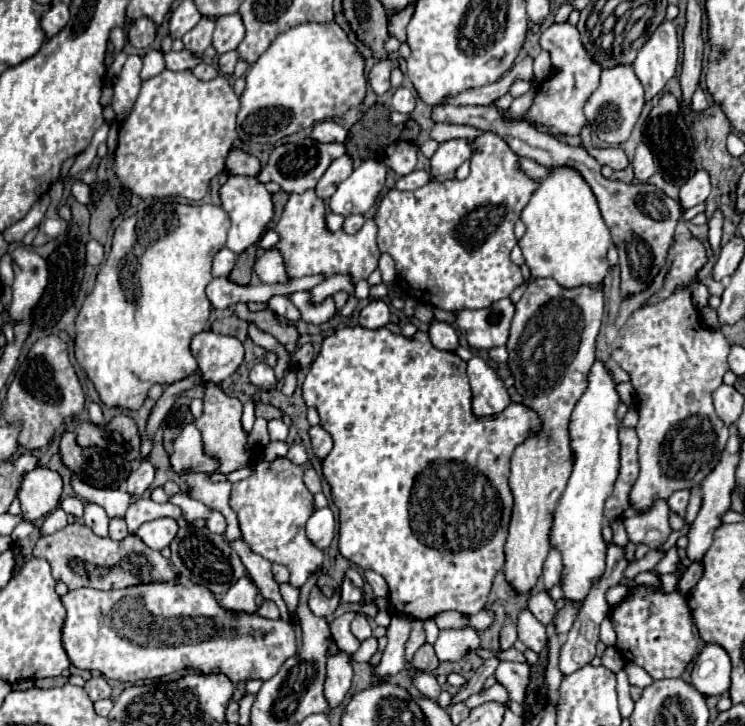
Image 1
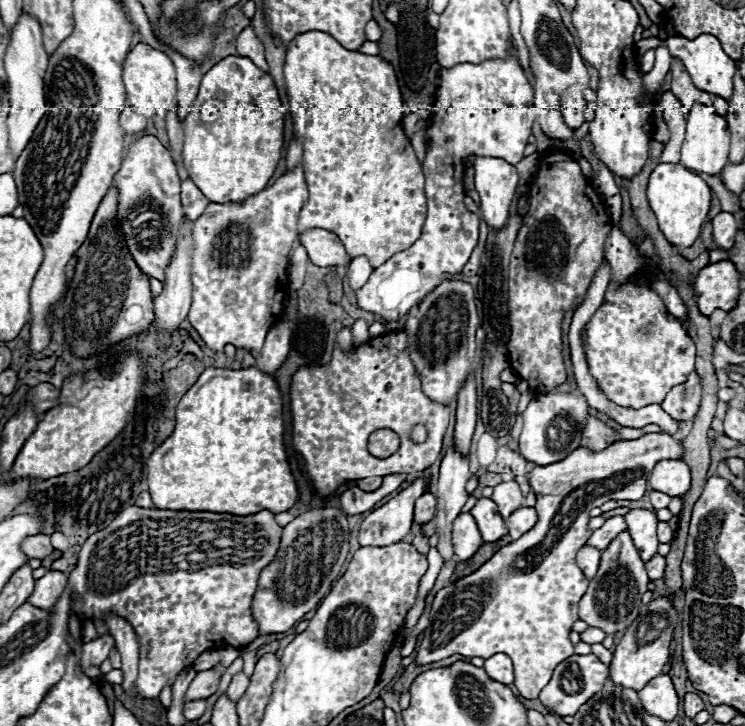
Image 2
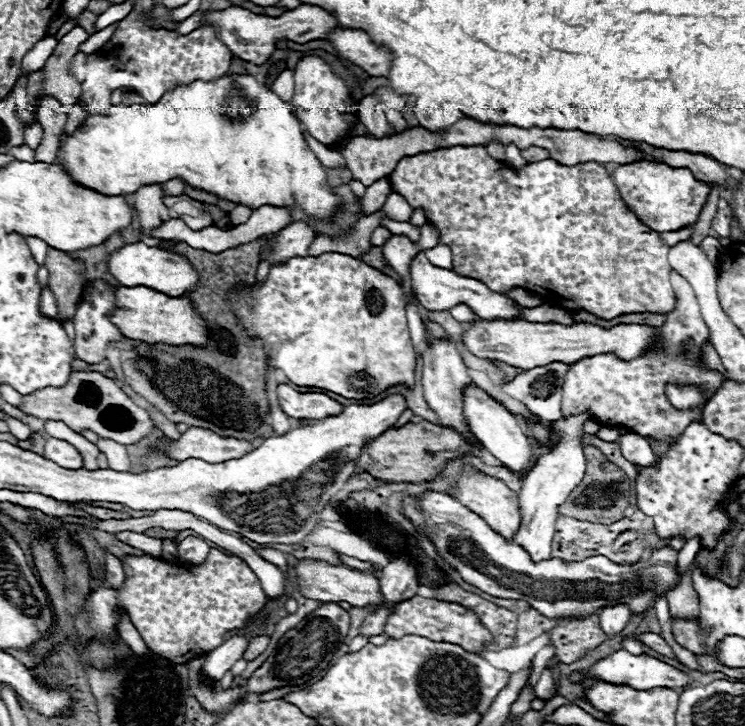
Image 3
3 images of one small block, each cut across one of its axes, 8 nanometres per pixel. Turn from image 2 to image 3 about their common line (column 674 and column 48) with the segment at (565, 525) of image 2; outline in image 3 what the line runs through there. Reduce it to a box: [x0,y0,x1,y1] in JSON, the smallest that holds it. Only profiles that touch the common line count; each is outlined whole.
[44,438,84,468]

